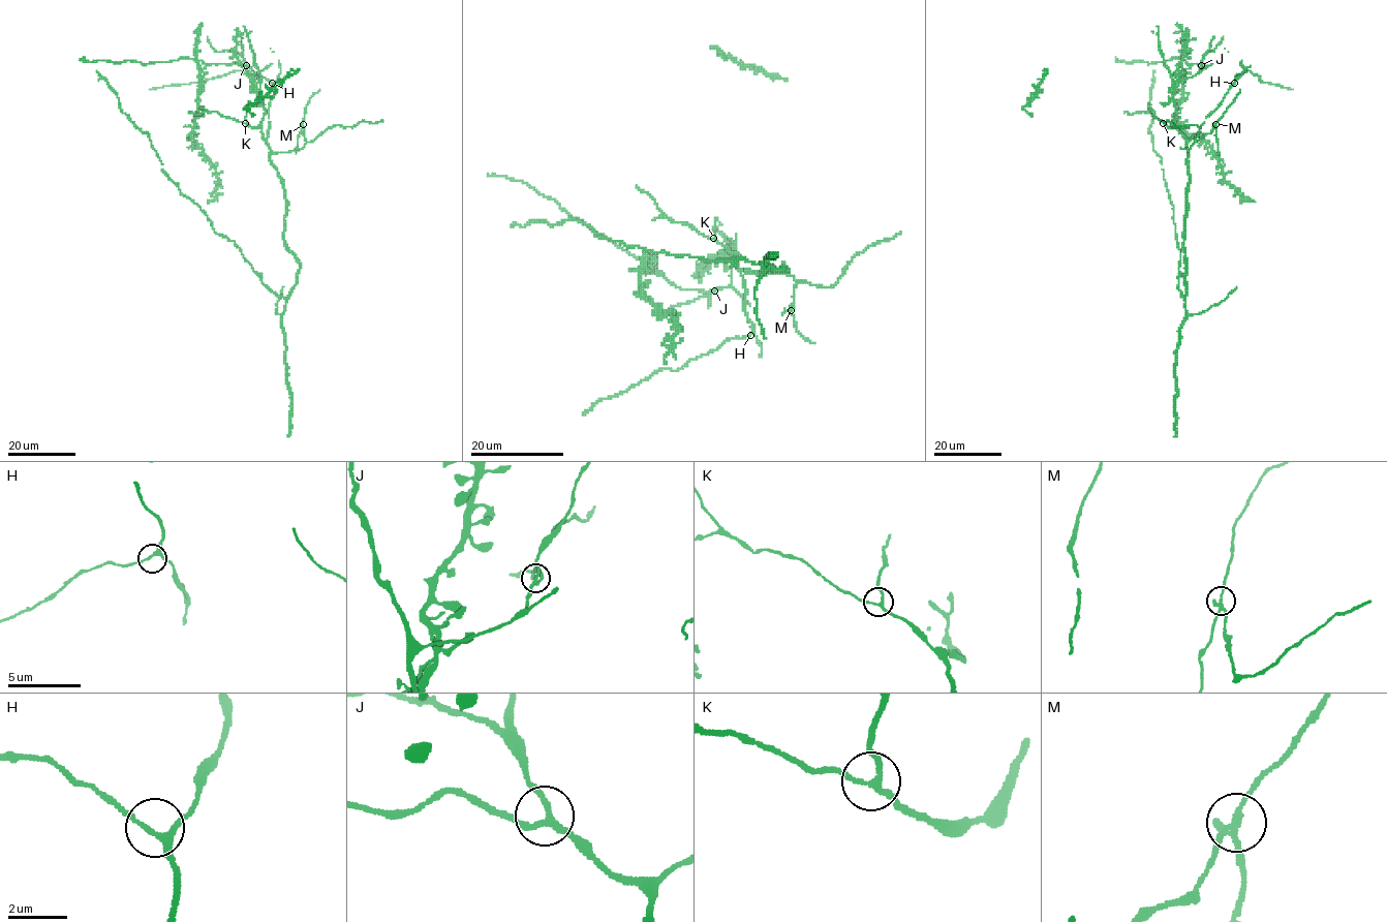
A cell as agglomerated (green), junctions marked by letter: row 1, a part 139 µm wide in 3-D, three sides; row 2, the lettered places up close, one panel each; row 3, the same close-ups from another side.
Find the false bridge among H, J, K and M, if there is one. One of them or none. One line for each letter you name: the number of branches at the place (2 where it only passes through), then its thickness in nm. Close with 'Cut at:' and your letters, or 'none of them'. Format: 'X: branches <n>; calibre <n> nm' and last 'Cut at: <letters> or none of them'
M: branches 3; calibre 180 nm
Cut at: M

